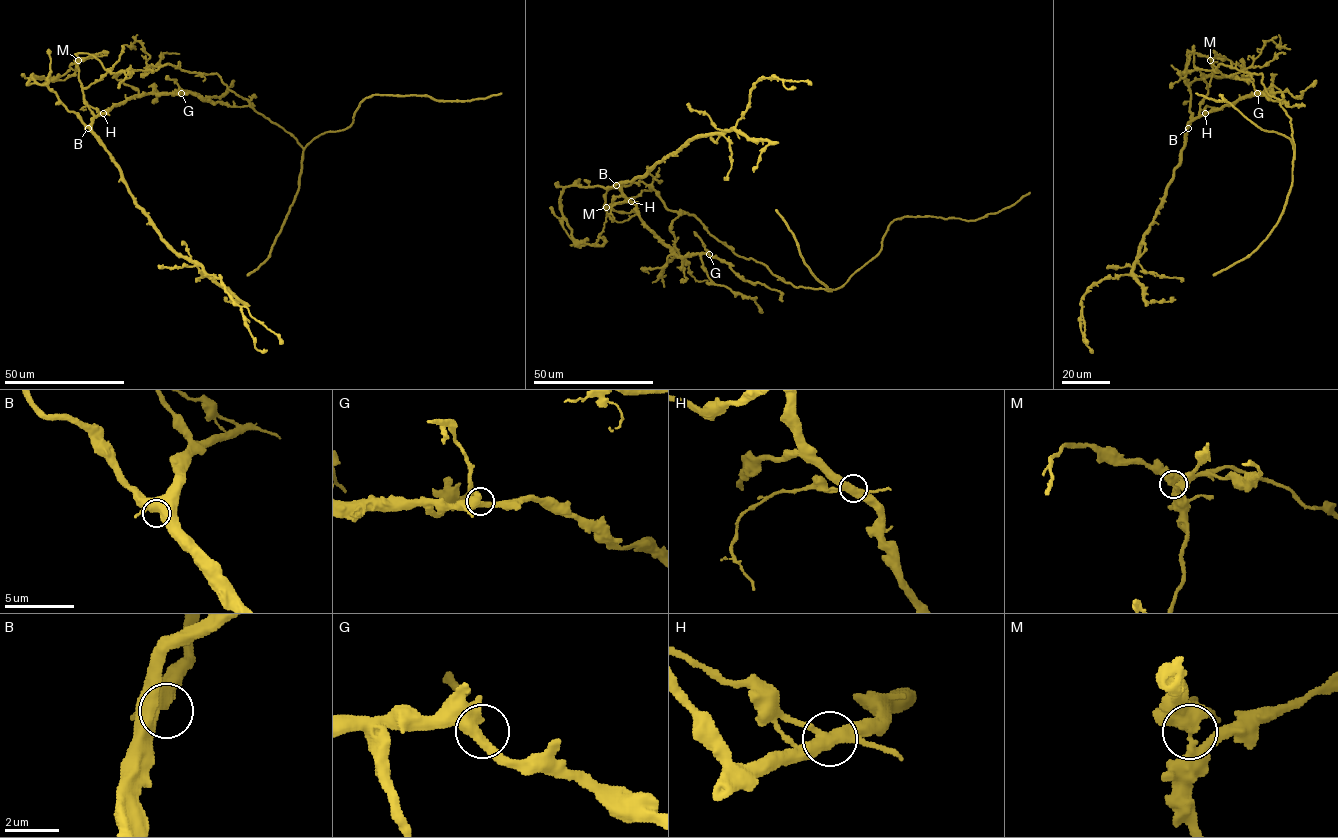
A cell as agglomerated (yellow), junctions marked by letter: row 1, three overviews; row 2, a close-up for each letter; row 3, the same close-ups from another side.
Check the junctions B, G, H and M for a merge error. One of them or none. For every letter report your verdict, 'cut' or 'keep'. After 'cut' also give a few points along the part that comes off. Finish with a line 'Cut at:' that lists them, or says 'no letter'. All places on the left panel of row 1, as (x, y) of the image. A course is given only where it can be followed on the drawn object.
B: keep
G: keep
H: keep
M: cut; foreign part runs (78, 60), (217, 74), (304, 148), (347, 128), (374, 95), (501, 93)
Cut at: M

